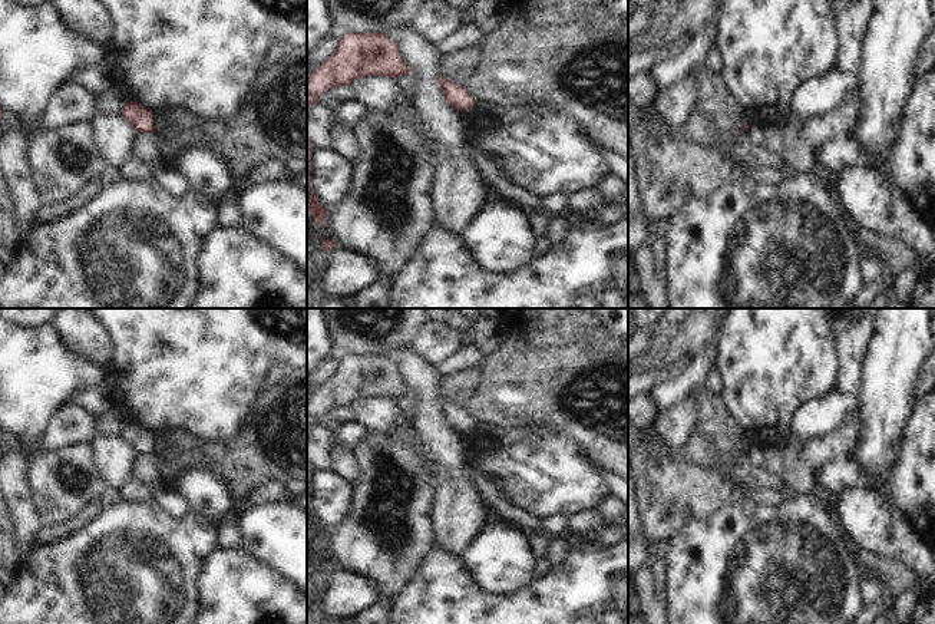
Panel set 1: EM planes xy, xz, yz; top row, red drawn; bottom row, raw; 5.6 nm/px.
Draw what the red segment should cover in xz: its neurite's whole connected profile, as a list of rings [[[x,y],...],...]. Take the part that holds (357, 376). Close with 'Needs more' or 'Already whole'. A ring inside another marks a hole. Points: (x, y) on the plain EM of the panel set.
[[[343,354],[336,373],[307,399],[307,430],[318,423],[318,417],[336,407],[348,407],[353,402],[366,397],[396,399],[410,396],[407,384],[399,374],[399,366],[383,354]]]. Already whole

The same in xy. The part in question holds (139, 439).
[[[125,423],[123,429],[119,432],[119,438],[128,443],[136,455],[155,452],[152,433],[138,423]]]. Already whole

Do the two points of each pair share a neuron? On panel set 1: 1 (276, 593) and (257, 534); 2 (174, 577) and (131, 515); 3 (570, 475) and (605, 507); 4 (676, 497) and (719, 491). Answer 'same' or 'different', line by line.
1: different
2: same
3: different
4: same

